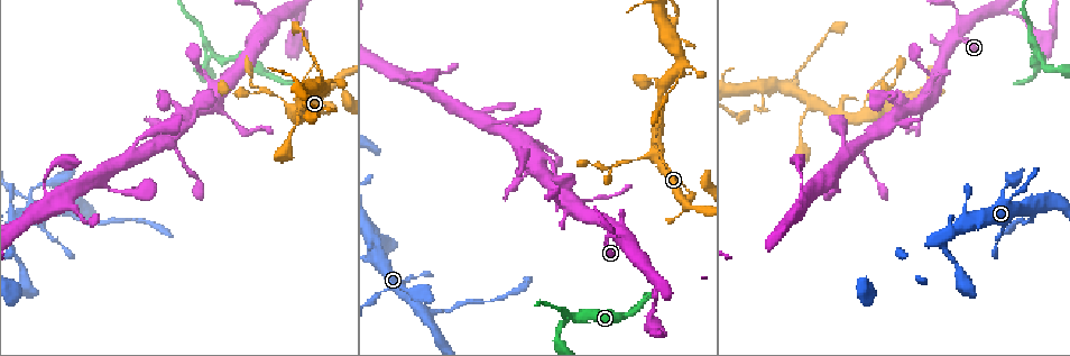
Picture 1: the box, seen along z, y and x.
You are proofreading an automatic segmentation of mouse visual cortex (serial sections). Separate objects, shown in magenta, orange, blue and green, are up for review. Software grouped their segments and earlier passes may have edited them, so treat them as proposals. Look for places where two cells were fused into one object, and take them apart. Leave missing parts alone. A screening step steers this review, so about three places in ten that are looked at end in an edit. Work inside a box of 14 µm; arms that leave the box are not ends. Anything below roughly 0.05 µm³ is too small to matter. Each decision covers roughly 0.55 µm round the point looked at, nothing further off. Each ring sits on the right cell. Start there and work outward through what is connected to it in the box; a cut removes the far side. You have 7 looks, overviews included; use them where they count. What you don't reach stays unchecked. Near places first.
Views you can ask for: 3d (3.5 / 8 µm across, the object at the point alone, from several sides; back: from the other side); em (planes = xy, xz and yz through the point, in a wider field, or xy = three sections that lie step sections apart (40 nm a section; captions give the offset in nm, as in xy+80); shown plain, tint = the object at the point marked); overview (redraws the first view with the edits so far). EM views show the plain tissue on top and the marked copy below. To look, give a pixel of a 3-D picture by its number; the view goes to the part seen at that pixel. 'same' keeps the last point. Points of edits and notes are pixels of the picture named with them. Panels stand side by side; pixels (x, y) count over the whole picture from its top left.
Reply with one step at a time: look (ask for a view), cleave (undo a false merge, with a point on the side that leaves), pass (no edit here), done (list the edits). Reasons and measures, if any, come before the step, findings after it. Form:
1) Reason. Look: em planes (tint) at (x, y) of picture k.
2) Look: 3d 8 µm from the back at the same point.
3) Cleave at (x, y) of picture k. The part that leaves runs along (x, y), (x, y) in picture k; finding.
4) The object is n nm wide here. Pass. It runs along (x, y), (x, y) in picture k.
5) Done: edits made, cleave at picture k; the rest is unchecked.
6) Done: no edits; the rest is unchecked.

Three arms meet. Look: 3d 3.5 µm at (215, 55) of picture 1.

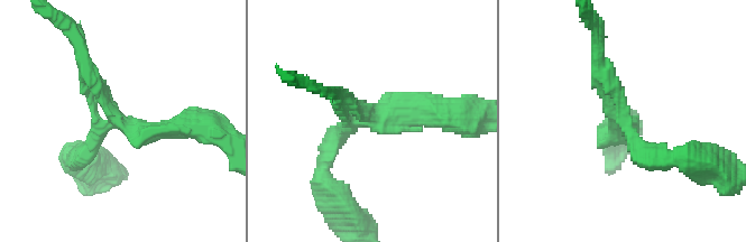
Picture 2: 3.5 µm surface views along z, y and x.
3 arms meet here; the arms are 250, 250, 300 nm wide; now the EM. Look: em xy step 2 (tint) at (116, 120) of picture 2.

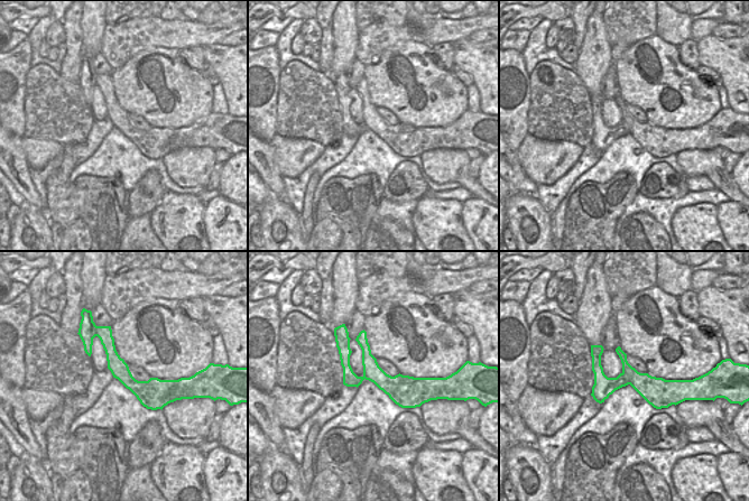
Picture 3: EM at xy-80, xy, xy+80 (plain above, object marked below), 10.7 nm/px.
Cleave at (641, 143) of picture 2. The part that leaves runs along (626, 124), (650, 158), (701, 161) in picture 2; a second cell is stuck on.

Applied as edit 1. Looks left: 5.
Branch point. Look: em xy step 1 (tint) at (621, 160) of picture 1.

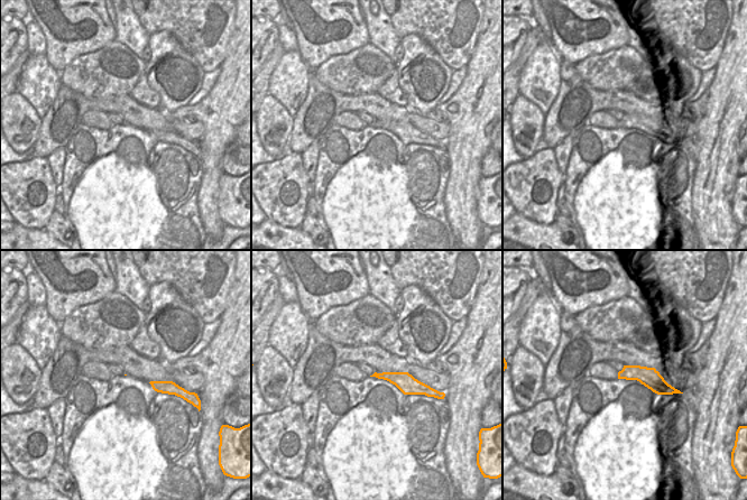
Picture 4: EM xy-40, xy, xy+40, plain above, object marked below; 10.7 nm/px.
Wider look. Look: 3d 3.5 µm at the same point.

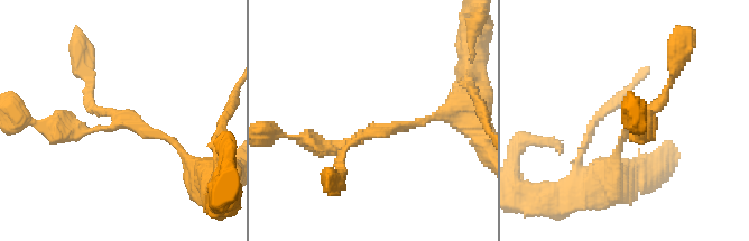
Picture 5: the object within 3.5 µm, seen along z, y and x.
Pass. All the same cell.

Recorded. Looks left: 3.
Sharp bend. Look: 3d 8 µm at (785, 86) of picture 1.

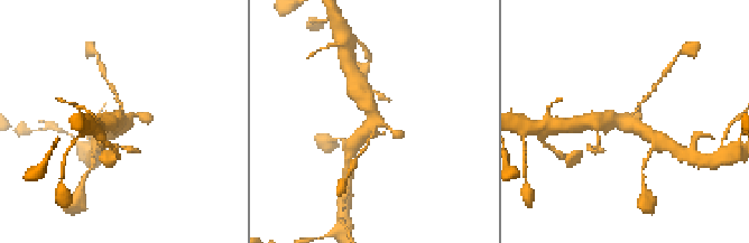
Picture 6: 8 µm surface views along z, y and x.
Shape alone is not enough. Look: em xy step 2 (tint) at (372, 124) of picture 6.

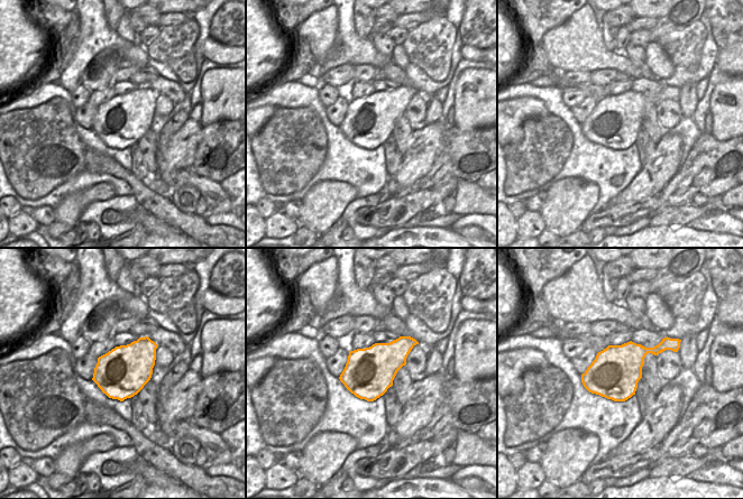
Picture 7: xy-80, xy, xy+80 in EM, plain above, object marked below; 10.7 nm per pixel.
Pass. It runs along (649, 133), (616, 120), (598, 122) in picture 6; all the same cell.

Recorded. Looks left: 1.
Done: edits made, cleave at picture 2; the rest is unchecked.

